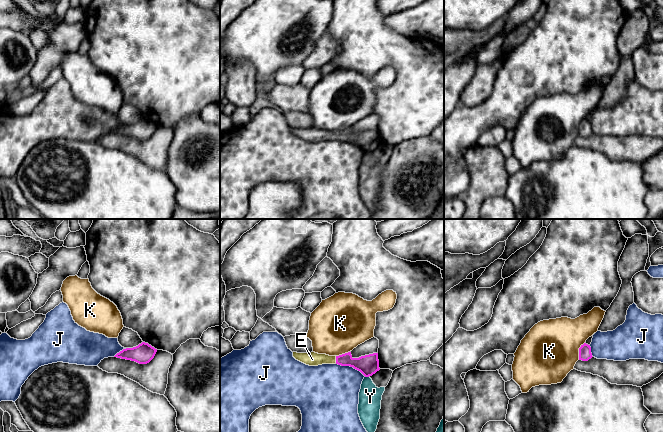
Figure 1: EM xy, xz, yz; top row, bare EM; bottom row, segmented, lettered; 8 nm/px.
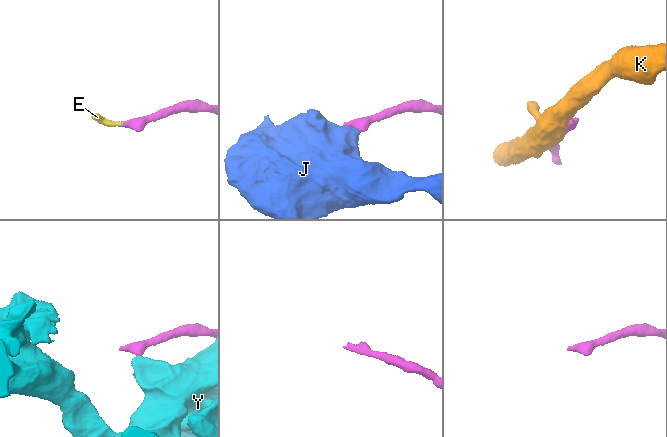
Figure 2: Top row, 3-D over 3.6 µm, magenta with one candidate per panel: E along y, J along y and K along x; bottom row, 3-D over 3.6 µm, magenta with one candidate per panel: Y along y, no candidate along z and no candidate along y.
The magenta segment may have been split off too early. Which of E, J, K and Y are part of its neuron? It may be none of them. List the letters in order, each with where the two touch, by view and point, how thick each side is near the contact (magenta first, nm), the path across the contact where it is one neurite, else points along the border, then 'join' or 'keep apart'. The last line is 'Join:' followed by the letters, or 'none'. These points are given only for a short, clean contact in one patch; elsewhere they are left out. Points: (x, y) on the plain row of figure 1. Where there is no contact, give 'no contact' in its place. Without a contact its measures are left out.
E: meets magenta in xz at (336, 136); 150 nm thick on the magenta side, 110 nm on the other; runs through xz (366, 140), (336, 136), (312, 135); join
J: meets magenta in xz at (351, 142); 160 nm thick on the magenta side, 440 nm on the other; border along xz (336, 139), (342, 142), (352, 142), (365, 152); keep apart
K: meets magenta in yz at (579, 127); 100 nm thick on the magenta side, 460 nm on the other; keep apart
Y: meets magenta in xz at (367, 152); 160 nm thick on the magenta side, 190 nm on the other; keep apart
Join: E

